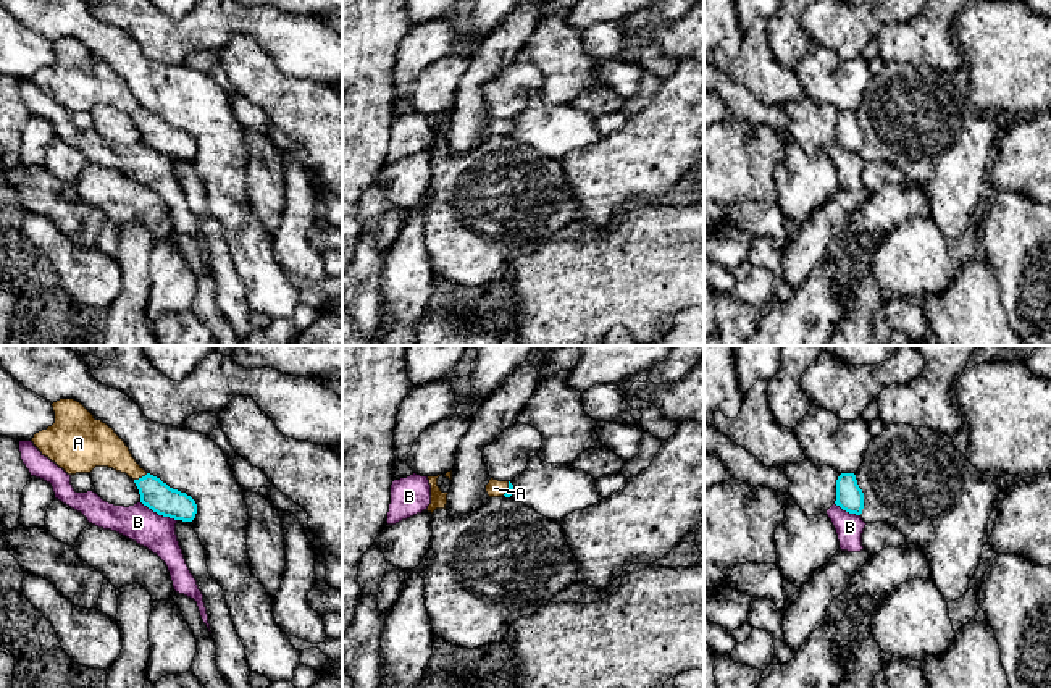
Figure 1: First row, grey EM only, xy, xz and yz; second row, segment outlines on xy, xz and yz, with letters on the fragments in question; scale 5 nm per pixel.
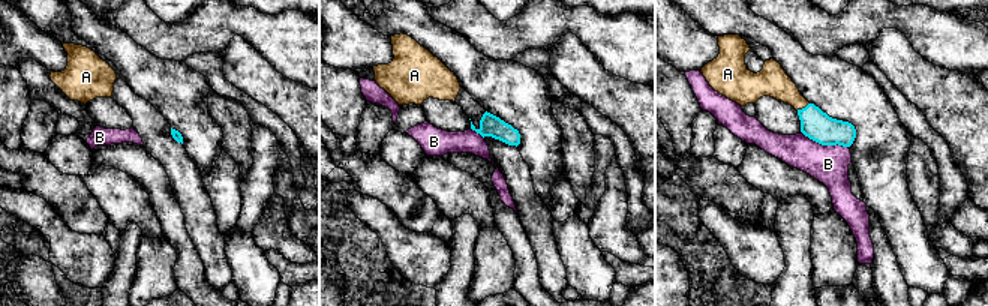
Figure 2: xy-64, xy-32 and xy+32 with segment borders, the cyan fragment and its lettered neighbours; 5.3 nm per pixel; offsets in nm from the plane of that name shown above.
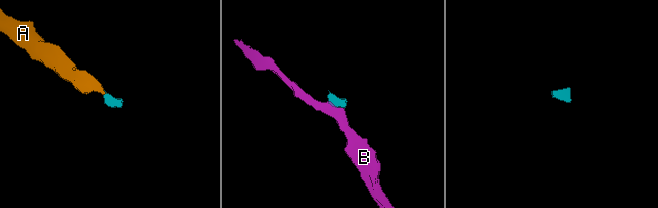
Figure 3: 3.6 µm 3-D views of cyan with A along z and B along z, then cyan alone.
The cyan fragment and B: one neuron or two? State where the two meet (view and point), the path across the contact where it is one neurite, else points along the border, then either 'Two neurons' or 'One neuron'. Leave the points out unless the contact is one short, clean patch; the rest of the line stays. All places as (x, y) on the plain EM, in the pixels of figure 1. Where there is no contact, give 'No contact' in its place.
Touches cyan at xy (159, 152). Boundary: xy (141, 139), (159, 152), (176, 159). Two neurons

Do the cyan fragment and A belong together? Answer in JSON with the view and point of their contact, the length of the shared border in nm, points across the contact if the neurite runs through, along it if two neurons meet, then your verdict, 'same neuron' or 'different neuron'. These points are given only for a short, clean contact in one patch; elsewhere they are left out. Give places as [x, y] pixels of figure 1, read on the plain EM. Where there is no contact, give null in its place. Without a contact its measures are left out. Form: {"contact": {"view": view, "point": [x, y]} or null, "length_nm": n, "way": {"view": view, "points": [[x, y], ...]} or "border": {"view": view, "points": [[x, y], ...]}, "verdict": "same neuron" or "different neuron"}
{"contact": {"view": "xy", "point": [142, 115]}, "length_nm": 80, "way": {"view": "xy", "points": [[155, 133], [142, 115], [112, 89], [102, 86]]}, "verdict": "same neuron"}

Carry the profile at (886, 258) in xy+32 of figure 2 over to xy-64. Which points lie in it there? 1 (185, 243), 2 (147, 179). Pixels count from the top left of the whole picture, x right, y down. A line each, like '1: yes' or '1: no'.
1: no
2: no

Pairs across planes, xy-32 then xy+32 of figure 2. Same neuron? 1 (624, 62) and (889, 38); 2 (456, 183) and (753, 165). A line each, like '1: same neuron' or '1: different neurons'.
1: different neurons
2: same neuron

